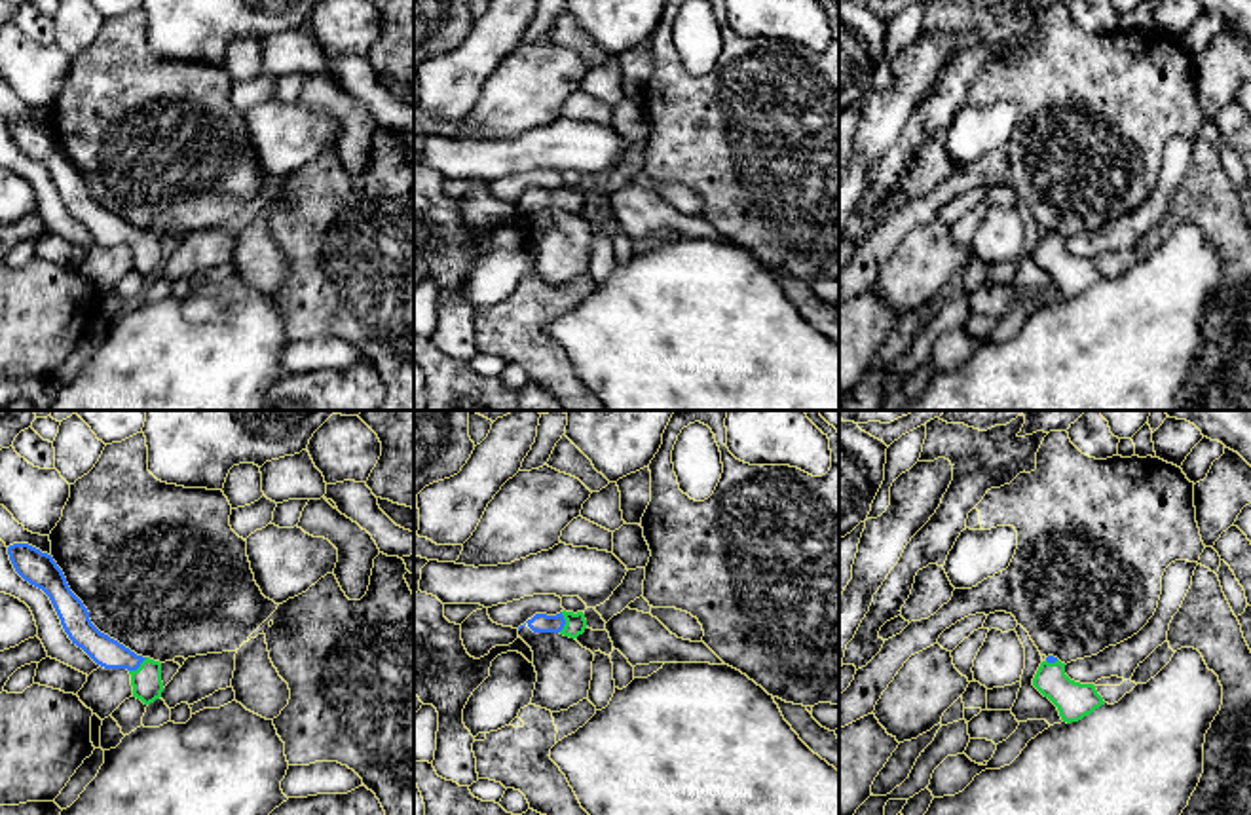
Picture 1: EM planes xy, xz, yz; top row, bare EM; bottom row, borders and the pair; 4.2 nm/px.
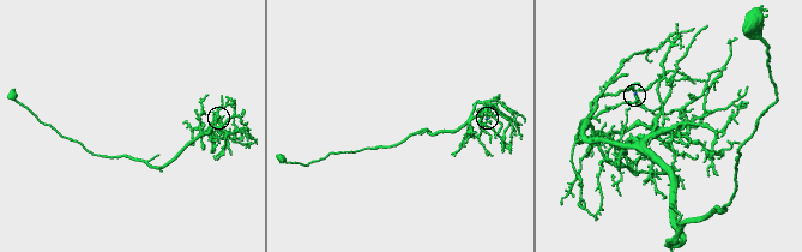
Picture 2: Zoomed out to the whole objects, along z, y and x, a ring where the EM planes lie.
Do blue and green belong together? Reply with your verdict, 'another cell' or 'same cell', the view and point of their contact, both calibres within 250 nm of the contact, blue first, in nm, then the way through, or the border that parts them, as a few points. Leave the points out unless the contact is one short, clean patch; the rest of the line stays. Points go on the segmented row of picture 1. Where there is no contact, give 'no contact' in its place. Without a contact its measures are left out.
same cell; meets blue in xz at (564, 622); 80 nm thick on the blue side, 90 nm on the other; runs through xz (540, 622), (564, 622), (576, 624)

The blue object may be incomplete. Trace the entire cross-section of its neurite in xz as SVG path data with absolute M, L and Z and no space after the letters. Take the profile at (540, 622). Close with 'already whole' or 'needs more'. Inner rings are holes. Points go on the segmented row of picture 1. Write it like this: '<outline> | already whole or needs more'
M560 612L556 616L535 614L526 621L533 633L560 633L569 638L577 638L587 629L587 619L583 612Z | needs more

